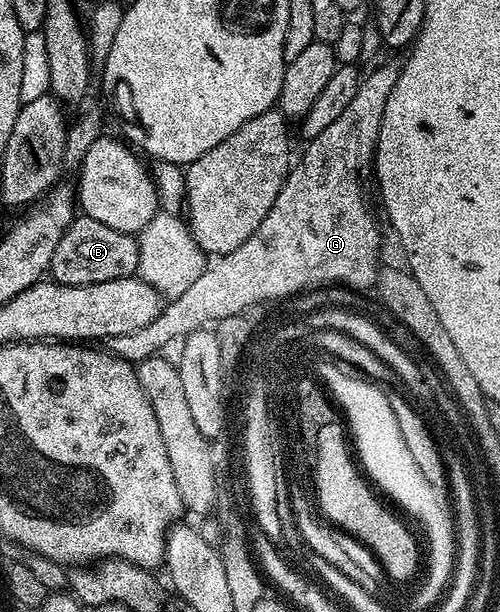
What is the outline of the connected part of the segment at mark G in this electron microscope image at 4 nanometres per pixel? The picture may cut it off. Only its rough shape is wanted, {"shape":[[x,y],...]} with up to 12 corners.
{"shape":[[374,65],[292,163],[271,212],[161,314],[172,338],[318,286],[376,287],[372,167],[401,66]]}

